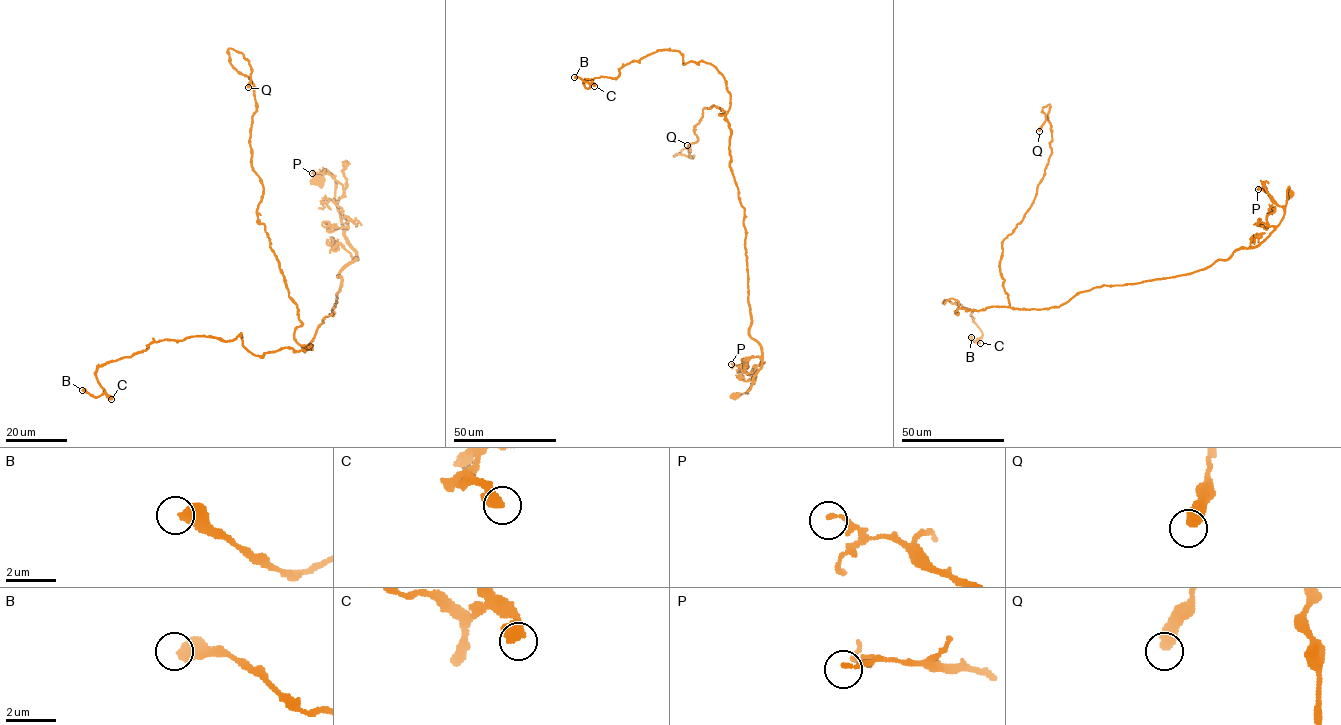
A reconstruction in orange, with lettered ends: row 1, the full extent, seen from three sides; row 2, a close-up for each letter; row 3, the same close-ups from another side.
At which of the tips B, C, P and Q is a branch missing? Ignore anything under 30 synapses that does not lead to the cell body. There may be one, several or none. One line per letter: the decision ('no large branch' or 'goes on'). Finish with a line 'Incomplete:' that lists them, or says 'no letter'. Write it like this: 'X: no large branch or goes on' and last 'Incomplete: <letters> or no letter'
B: no large branch
C: no large branch
P: no large branch
Q: no large branch
Incomplete: no letter

